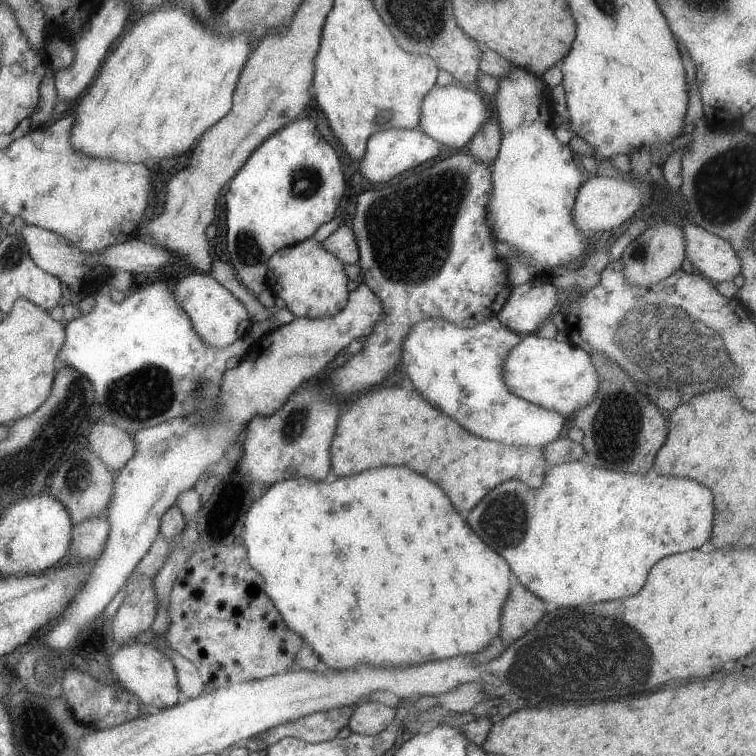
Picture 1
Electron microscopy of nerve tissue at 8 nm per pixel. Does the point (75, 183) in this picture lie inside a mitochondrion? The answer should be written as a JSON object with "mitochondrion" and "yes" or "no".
{"mitochondrion":"no"}

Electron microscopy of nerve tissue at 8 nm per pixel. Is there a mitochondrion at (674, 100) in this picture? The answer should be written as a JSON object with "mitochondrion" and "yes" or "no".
{"mitochondrion":"no"}

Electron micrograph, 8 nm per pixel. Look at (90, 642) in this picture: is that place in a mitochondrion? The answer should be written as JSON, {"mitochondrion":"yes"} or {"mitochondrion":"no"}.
{"mitochondrion":"no"}

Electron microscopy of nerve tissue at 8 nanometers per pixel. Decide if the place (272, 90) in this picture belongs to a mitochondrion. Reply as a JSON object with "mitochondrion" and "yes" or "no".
{"mitochondrion":"no"}

